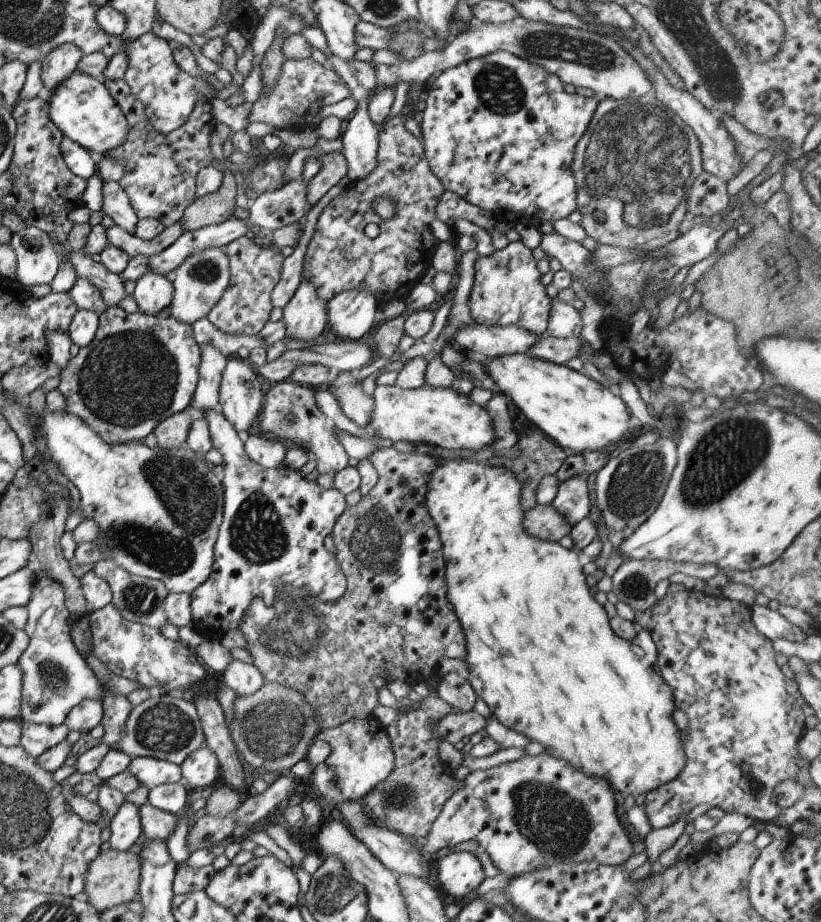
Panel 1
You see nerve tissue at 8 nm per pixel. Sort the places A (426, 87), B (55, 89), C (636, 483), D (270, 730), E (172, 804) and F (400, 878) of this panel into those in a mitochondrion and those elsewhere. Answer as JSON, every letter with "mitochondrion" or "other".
{"A":"other","B":"other","C":"mitochondrion","D":"mitochondrion","E":"other","F":"other"}

